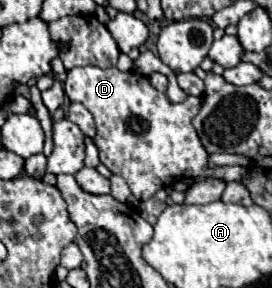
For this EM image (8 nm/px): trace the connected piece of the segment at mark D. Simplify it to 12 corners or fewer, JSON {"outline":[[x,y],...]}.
{"outline":[[77,67],[63,83],[95,117],[101,163],[139,201],[207,167],[193,117],[147,75]]}

